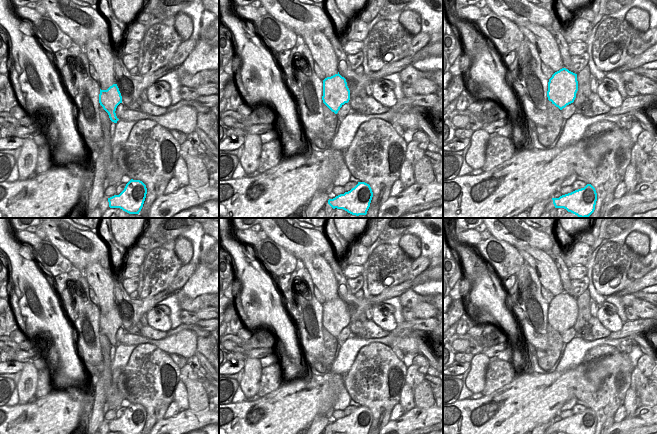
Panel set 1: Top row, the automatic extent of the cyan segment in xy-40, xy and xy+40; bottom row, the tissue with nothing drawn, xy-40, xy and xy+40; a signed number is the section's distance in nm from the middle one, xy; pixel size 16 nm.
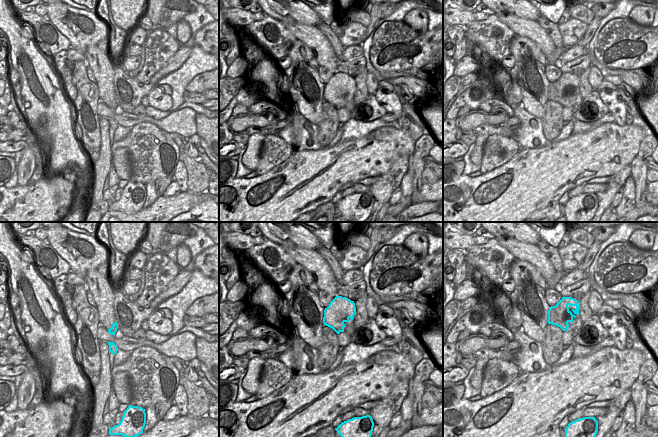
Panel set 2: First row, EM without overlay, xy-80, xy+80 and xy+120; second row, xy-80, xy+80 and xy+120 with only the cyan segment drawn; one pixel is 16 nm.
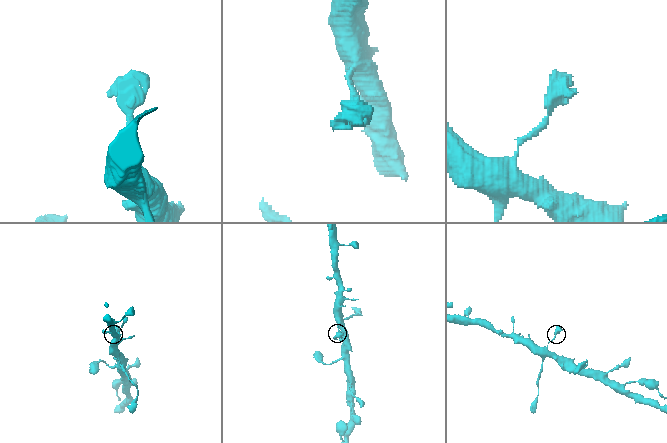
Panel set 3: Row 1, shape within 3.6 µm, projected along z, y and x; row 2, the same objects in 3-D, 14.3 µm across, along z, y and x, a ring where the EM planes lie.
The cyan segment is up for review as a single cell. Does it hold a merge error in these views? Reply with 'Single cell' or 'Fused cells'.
Fused cells

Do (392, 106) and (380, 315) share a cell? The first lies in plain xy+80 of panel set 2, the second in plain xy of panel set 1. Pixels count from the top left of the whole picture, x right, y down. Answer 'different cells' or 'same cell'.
same cell

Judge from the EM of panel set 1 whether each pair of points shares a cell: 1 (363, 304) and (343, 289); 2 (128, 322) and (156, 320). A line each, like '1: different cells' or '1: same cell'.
1: same cell
2: different cells

